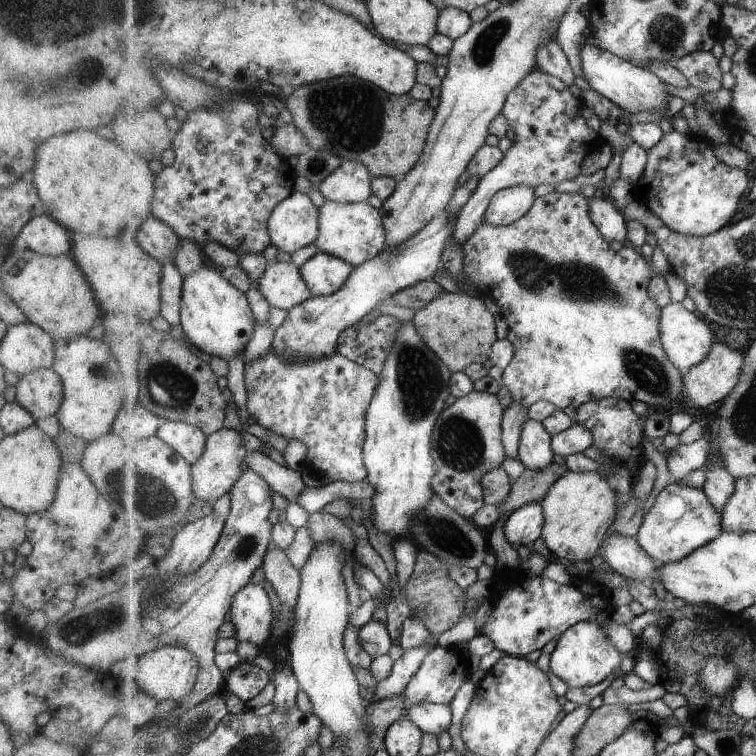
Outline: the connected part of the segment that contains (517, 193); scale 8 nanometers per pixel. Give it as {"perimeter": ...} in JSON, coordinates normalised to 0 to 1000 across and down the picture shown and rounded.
{"perimeter":[[[681,245],[661,251],[642,282],[642,294],[653,300],[669,300],[692,288],[708,267],[708,251],[700,245]]]}

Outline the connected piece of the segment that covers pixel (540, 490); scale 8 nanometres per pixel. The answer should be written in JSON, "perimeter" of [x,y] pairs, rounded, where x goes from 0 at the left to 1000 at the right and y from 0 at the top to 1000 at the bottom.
{"perimeter":[[[731,612],[721,622],[709,623],[694,619],[685,634],[679,635],[677,649],[667,665],[656,668],[661,684],[677,681],[700,665],[713,665],[726,651],[738,632],[750,627],[747,615]]]}

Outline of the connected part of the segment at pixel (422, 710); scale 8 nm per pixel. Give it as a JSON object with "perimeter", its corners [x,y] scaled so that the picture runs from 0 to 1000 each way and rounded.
{"perimeter":[[[558,929],[538,940],[538,950],[542,950],[561,970],[577,972],[594,970],[599,948],[598,934],[581,930]]]}

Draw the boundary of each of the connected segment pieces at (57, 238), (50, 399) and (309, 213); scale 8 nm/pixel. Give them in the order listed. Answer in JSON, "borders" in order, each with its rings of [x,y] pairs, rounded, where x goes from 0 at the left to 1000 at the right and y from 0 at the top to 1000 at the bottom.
{"borders":[[[[60,280],[37,291],[24,311],[36,329],[53,337],[89,337],[95,327],[94,307]]],[[[69,488],[45,489],[24,500],[20,509],[21,532],[44,556],[70,550],[82,530],[82,508],[77,495]]],[[[390,251],[365,272],[354,303],[368,333],[388,336],[415,323],[423,311],[423,276],[409,258]]]]}

